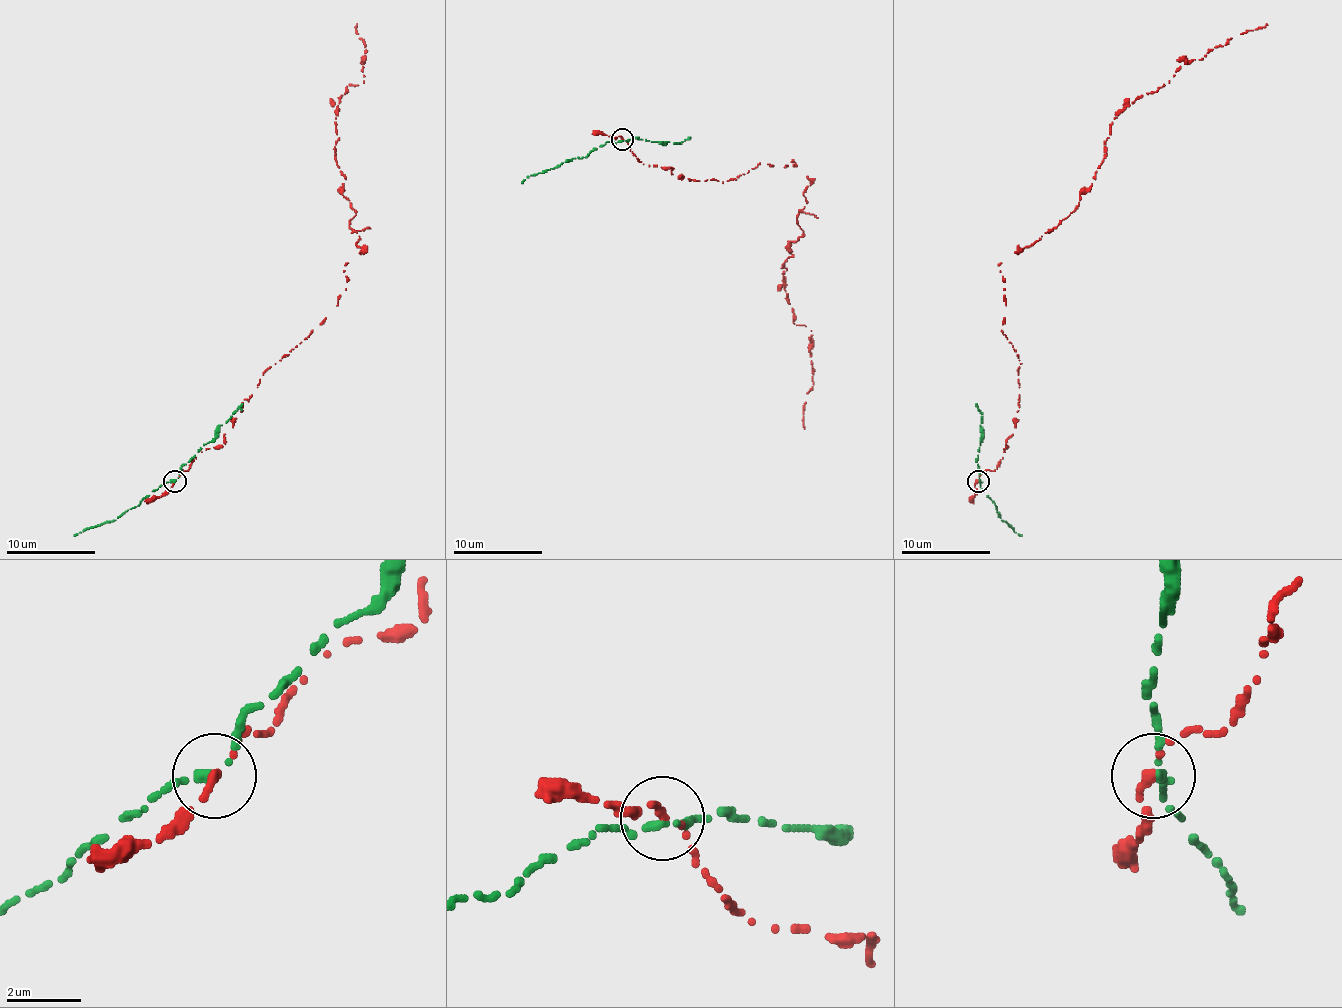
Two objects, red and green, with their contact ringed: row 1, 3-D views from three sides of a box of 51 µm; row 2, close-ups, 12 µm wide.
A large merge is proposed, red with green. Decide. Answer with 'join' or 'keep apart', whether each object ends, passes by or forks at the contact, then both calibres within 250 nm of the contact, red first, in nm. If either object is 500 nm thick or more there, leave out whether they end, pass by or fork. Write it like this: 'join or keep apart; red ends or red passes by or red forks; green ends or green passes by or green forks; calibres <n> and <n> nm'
keep apart; red passes by; green passes by; calibres 180 and 180 nm

